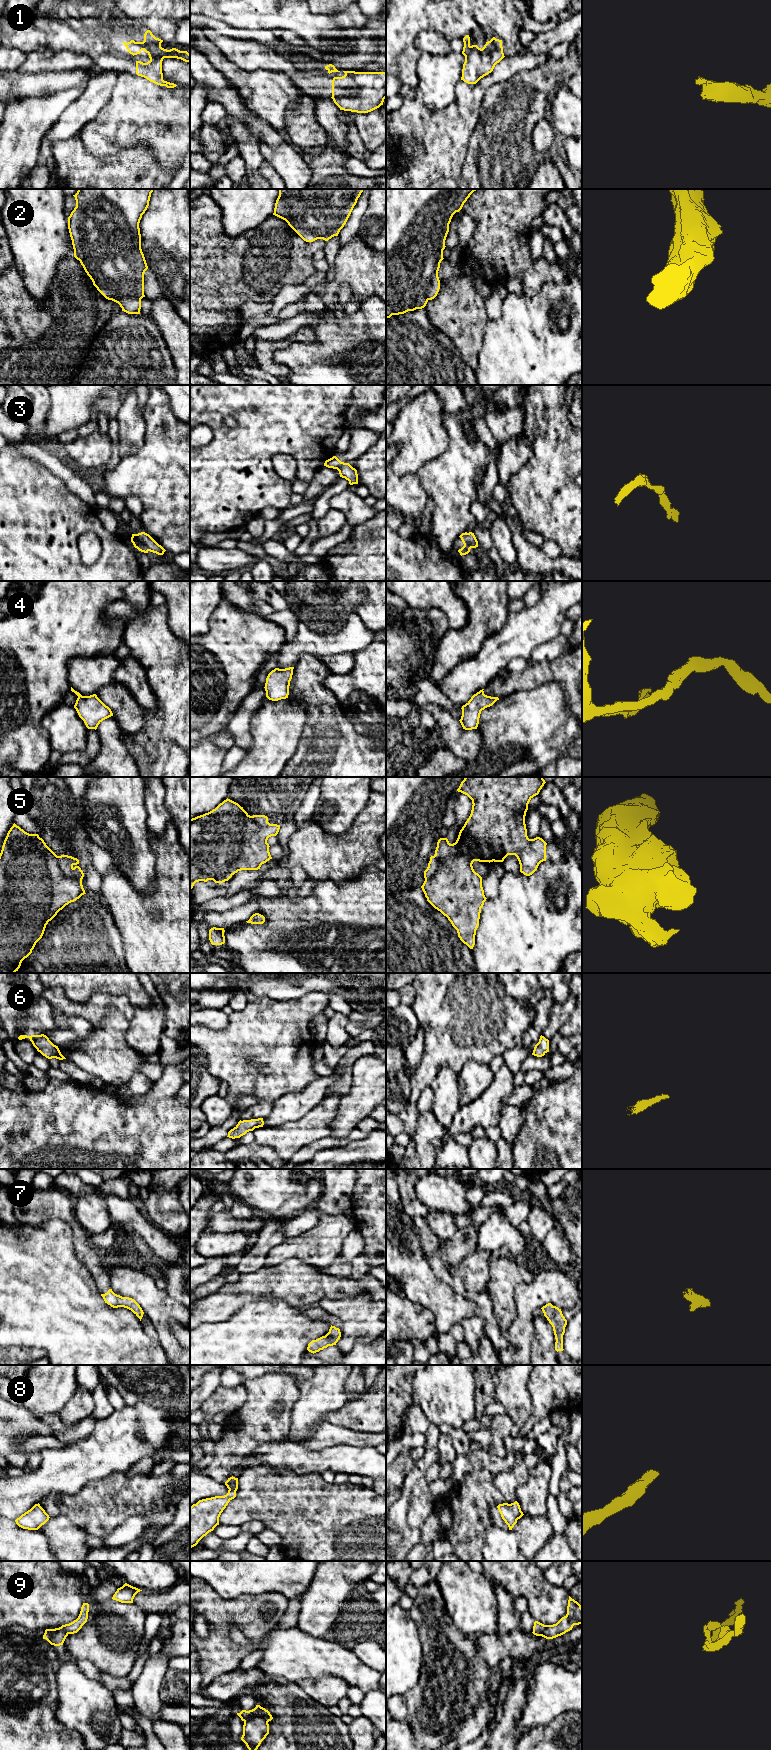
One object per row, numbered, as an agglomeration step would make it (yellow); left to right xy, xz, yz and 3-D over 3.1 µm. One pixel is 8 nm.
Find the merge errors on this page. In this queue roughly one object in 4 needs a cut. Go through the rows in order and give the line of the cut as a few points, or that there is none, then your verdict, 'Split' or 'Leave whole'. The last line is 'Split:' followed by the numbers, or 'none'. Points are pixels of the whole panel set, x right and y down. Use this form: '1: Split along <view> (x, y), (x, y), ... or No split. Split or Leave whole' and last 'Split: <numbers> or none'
1: No split. Leave whole
2: No split. Leave whole
3: No split. Leave whole
4: No split. Leave whole
5: Split along xy (58, 856), (59, 868), (70, 877). Split
6: No split. Leave whole
7: No split. Leave whole
8: No split. Leave whole
9: Split along xz (244, 1720), (253, 1714), (257, 1714), (267, 1722). Split
Split: 5, 9

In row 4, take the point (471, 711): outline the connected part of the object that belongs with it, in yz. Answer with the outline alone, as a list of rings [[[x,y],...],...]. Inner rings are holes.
[[[484,689],[474,694],[471,699],[462,706],[462,716],[459,720],[463,729],[477,729],[481,711],[492,706],[498,697],[491,697],[484,694]]]

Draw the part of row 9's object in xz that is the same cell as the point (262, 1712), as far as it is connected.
[[[263,1707],[260,1708],[260,1709],[254,1708],[254,1709],[249,1710],[249,1711],[242,1710],[240,1713],[237,1713],[237,1715],[241,1718],[242,1721],[246,1721],[253,1714],[257,1714],[258,1716],[262,1717],[267,1722],[269,1722],[273,1719],[270,1712],[268,1710],[266,1710],[265,1708],[263,1708]]]

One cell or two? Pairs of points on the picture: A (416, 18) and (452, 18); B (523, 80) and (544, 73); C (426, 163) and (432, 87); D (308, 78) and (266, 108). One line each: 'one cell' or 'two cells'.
A: one cell
B: one cell
C: two cells
D: two cells

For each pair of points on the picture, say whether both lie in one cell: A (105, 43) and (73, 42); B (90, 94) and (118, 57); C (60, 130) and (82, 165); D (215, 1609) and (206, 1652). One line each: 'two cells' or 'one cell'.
A: one cell
B: two cells
C: two cells
D: one cell

